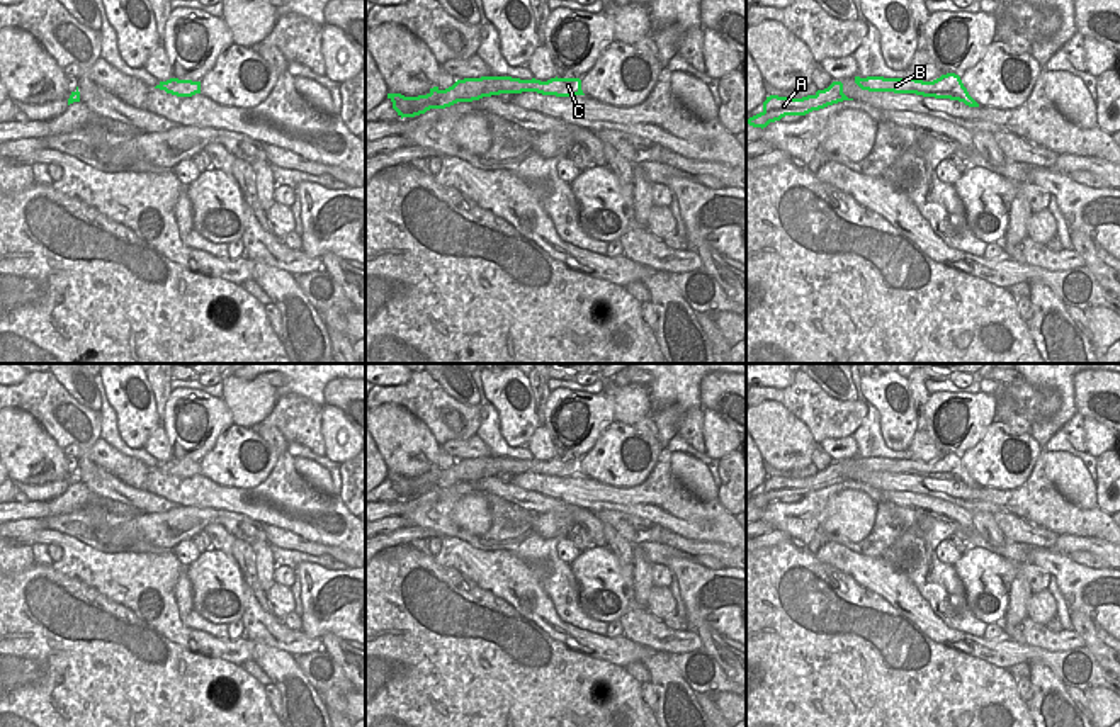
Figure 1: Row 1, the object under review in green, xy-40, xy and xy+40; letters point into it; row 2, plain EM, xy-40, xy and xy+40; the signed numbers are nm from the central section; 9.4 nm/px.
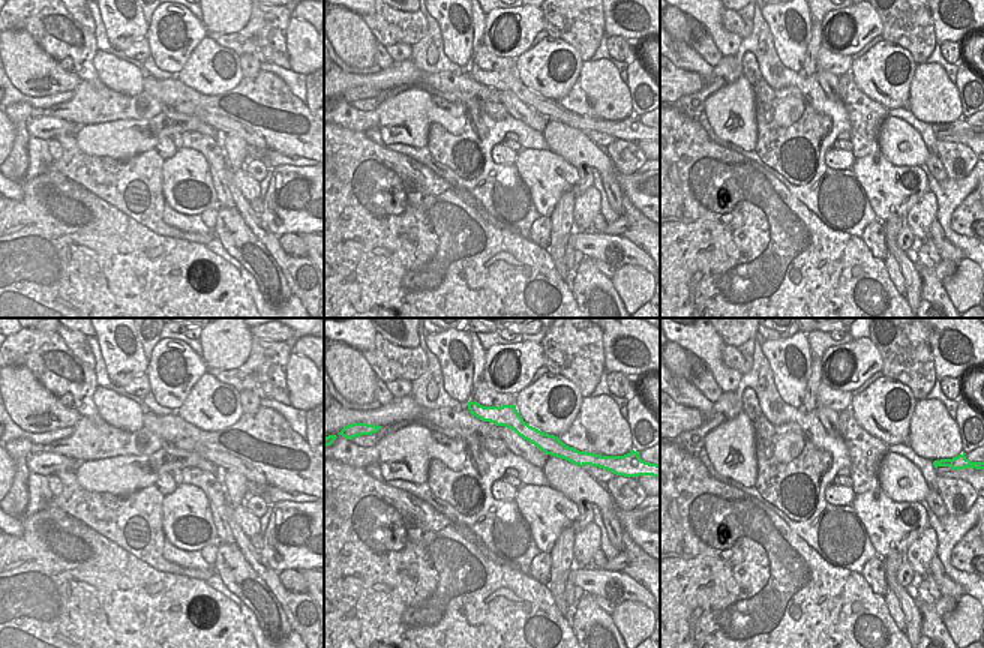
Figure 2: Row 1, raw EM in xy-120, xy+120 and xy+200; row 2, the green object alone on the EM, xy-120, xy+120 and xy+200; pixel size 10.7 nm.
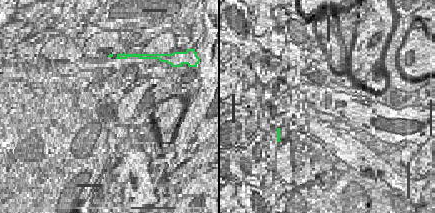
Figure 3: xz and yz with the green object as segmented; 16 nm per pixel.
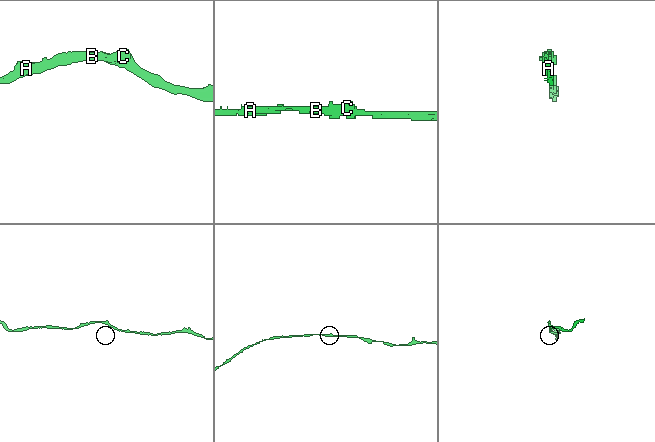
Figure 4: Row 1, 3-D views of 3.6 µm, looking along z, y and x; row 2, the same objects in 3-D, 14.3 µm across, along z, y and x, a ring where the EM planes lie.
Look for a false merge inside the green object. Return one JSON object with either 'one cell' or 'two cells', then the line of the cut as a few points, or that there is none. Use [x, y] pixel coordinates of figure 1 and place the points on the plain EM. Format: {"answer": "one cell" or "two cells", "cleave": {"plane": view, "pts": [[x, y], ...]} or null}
{"answer": "one cell", "cleave": null}

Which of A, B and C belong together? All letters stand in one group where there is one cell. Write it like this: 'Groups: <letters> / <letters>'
Groups: A B C.

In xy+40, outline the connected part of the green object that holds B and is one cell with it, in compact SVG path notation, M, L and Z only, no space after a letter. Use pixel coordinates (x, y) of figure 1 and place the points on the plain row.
M955 454L942 455L933 462L916 459L855 457L855 464L868 472L916 474L923 477L959 481L969 487L979 487L979 484L969 476L960 457Z

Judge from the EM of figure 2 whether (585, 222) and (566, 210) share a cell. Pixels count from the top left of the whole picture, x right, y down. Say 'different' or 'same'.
different

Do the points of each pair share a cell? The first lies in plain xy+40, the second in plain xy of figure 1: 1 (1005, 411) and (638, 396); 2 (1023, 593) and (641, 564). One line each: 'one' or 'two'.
1: one
2: one

